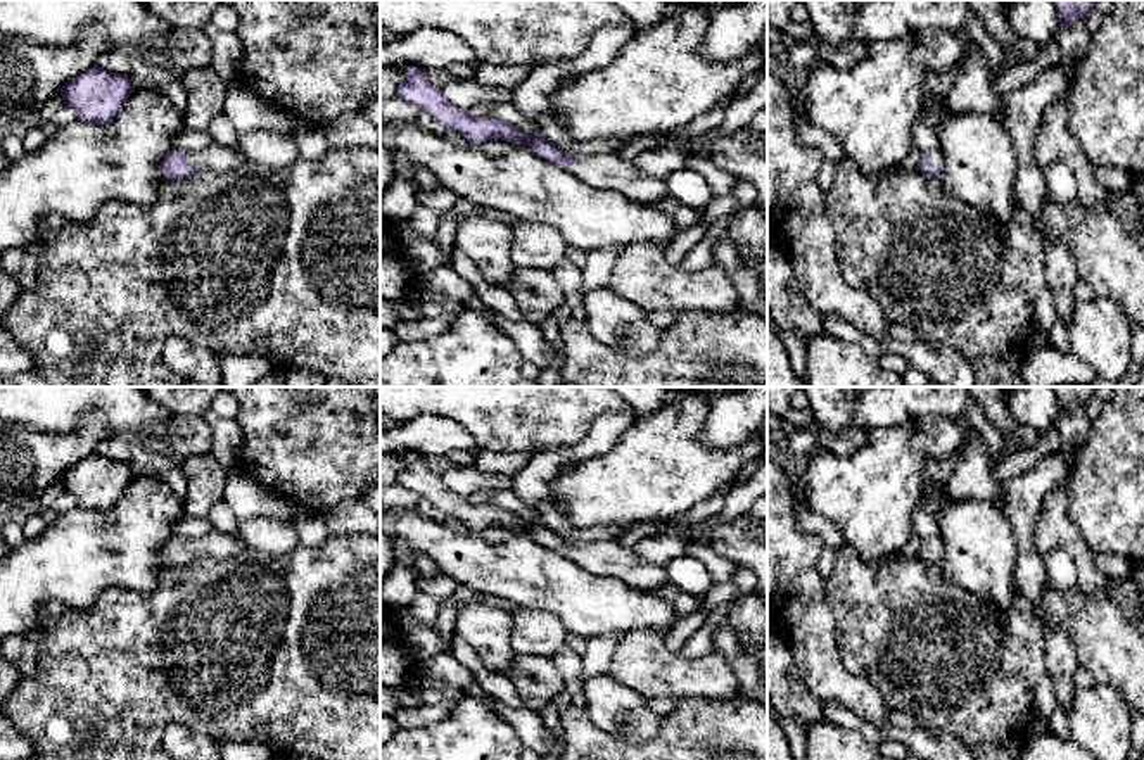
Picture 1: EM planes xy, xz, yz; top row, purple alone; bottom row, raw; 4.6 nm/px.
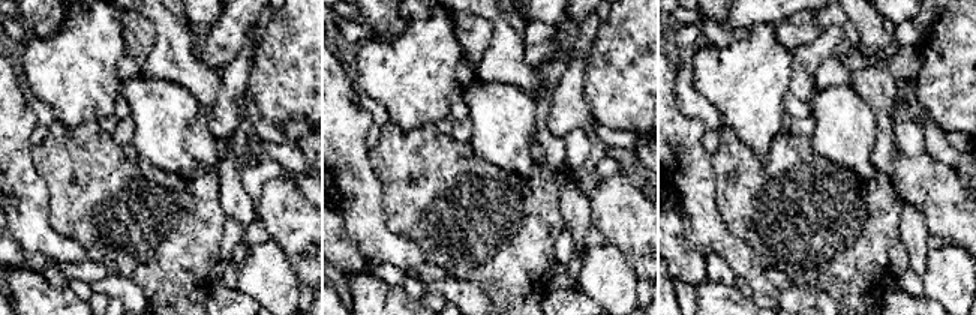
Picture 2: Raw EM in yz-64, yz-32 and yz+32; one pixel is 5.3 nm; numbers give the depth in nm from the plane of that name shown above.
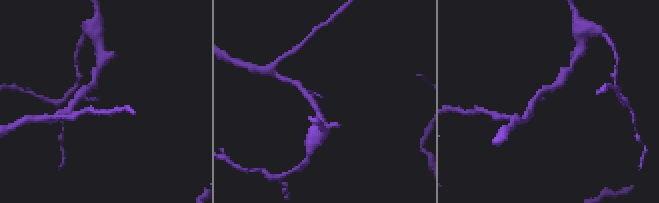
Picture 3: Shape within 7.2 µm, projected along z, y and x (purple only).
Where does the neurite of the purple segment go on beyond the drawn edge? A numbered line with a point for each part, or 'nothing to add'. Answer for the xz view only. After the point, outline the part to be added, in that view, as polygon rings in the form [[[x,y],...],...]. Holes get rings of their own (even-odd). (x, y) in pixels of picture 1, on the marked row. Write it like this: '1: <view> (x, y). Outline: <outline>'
1: xz (607, 171). Outline: [[[581,154],[570,171],[591,187],[617,190],[636,204],[650,206],[672,199],[664,180],[638,173],[619,154]]]

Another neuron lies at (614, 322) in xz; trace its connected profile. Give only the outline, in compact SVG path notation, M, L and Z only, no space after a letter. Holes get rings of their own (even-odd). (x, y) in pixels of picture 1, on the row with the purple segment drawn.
M598 287L584 295L586 321L594 340L619 349L627 358L639 358L657 349L662 328L648 320L641 307Z

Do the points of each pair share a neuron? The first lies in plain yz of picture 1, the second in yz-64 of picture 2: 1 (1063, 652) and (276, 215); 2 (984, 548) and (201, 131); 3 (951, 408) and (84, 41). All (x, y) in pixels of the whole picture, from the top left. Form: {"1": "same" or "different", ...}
{"1": "different", "2": "different", "3": "different"}

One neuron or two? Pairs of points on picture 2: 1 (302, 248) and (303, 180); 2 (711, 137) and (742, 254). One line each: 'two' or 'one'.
1: two
2: two

